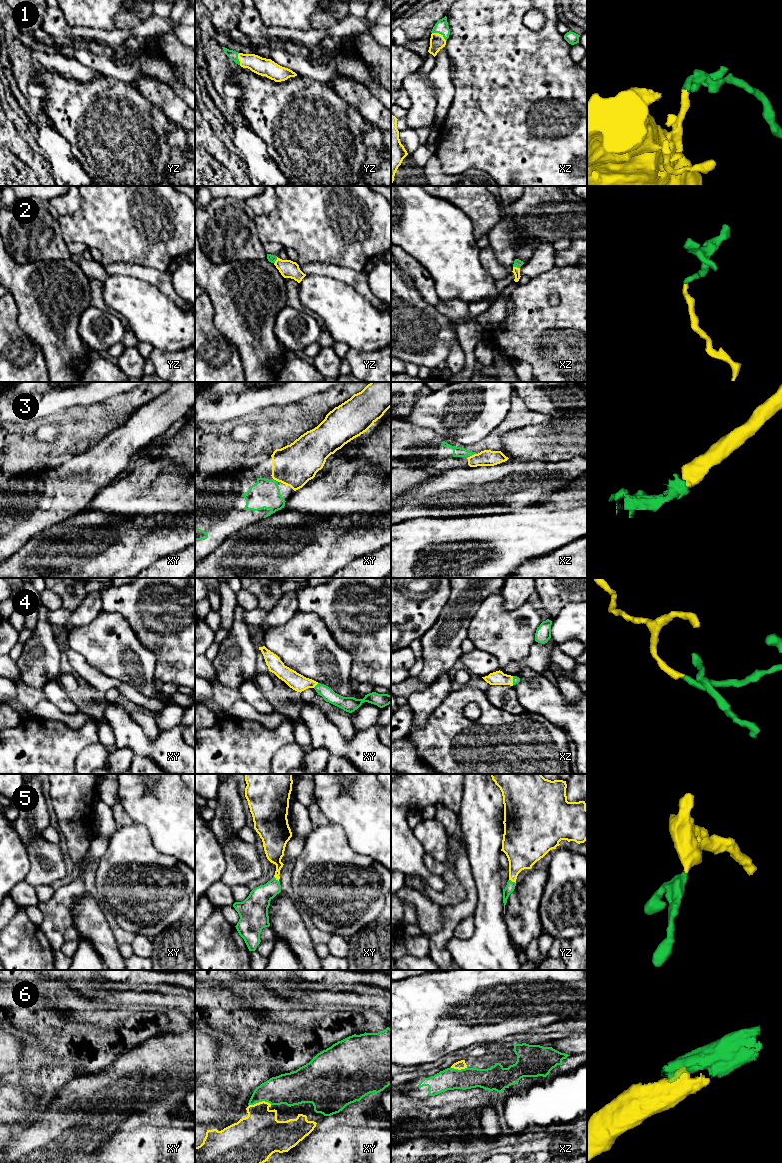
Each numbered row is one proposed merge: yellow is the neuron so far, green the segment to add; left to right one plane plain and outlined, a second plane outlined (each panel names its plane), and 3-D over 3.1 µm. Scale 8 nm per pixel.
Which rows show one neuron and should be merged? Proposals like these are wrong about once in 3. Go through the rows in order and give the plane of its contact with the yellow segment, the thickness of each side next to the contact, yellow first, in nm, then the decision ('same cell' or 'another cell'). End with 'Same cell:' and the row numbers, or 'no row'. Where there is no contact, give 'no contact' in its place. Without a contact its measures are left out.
1: xz | 120/110 nm | same cell
2: xz | 60/70 nm | same cell
3: xz | 130/80 nm | same cell
4: xy | 140/100 nm | same cell
5: yz | 260/70 nm | same cell
6: xy | 360/240 nm | same cell
Same cell: 1, 2, 3, 4, 5, 6

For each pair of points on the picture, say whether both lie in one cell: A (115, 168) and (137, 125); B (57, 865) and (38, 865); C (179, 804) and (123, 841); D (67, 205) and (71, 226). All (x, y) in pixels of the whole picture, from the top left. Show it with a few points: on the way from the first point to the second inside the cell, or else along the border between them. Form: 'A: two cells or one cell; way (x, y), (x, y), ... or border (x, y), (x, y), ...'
A: one cell; way (126, 157), (127, 136)
B: one cell; way (52, 865), (43, 865)
C: two cells; border (135, 822), (147, 829), (151, 843), (155, 847)
D: two cells; border (81, 197), (81, 205), (75, 211), (60, 215)

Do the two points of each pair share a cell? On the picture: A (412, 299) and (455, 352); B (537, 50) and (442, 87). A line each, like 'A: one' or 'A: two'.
A: two
B: two

